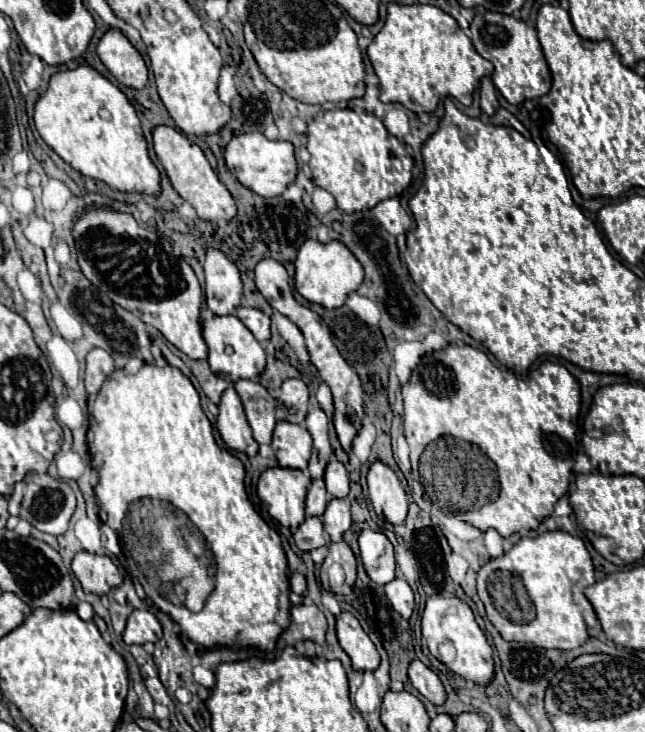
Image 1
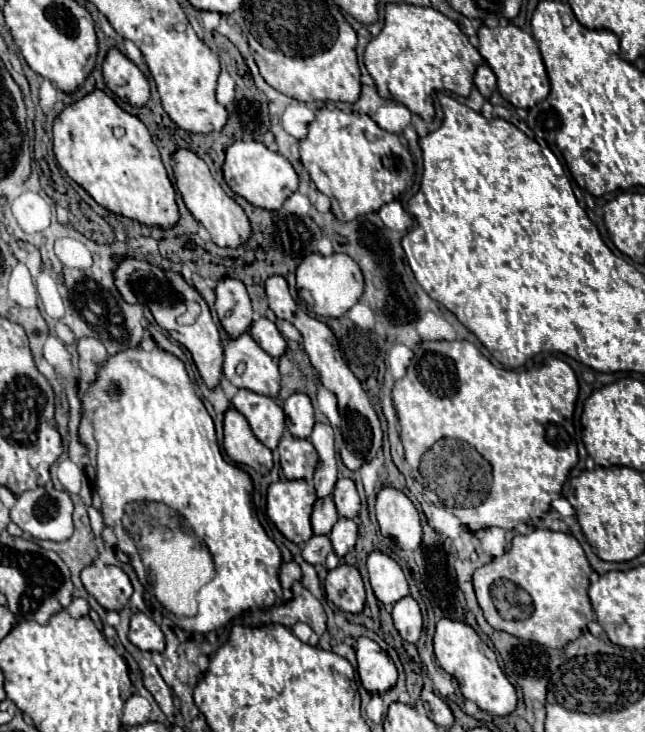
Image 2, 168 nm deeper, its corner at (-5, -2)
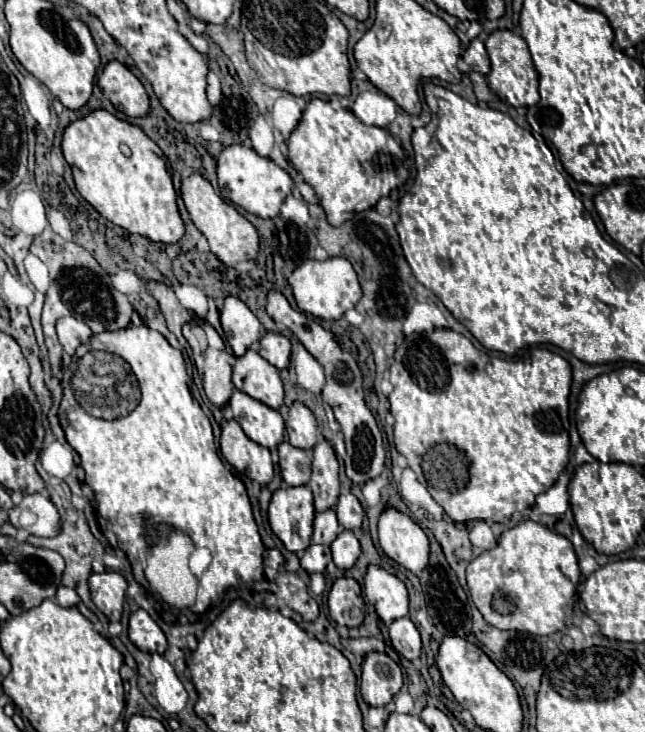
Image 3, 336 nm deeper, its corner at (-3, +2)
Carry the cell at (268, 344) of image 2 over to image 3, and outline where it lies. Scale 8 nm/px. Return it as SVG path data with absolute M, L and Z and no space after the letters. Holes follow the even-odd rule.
M266 331L258 341L258 353L276 369L284 369L290 363L290 347L290 339L274 331Z

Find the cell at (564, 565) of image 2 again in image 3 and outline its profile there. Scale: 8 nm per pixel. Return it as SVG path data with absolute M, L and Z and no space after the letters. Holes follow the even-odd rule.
M528 519L504 531L494 549L478 555L468 565L466 579L472 601L484 615L486 623L498 629L550 635L564 631L566 619L574 615L574 595L580 583L580 567L574 547L564 535ZM498 587L506 587L506 591L514 595L514 603L518 603L518 611L514 611L514 615L498 615L498 611L490 607L490 595L494 595Z

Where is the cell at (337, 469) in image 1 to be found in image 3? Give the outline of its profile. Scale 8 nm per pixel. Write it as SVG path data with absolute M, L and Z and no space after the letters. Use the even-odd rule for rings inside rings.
M342 493L338 497L336 503L336 515L342 527L350 527L350 529L360 529L362 525L362 517L364 517L364 509L360 505L360 501L352 495L352 493Z

